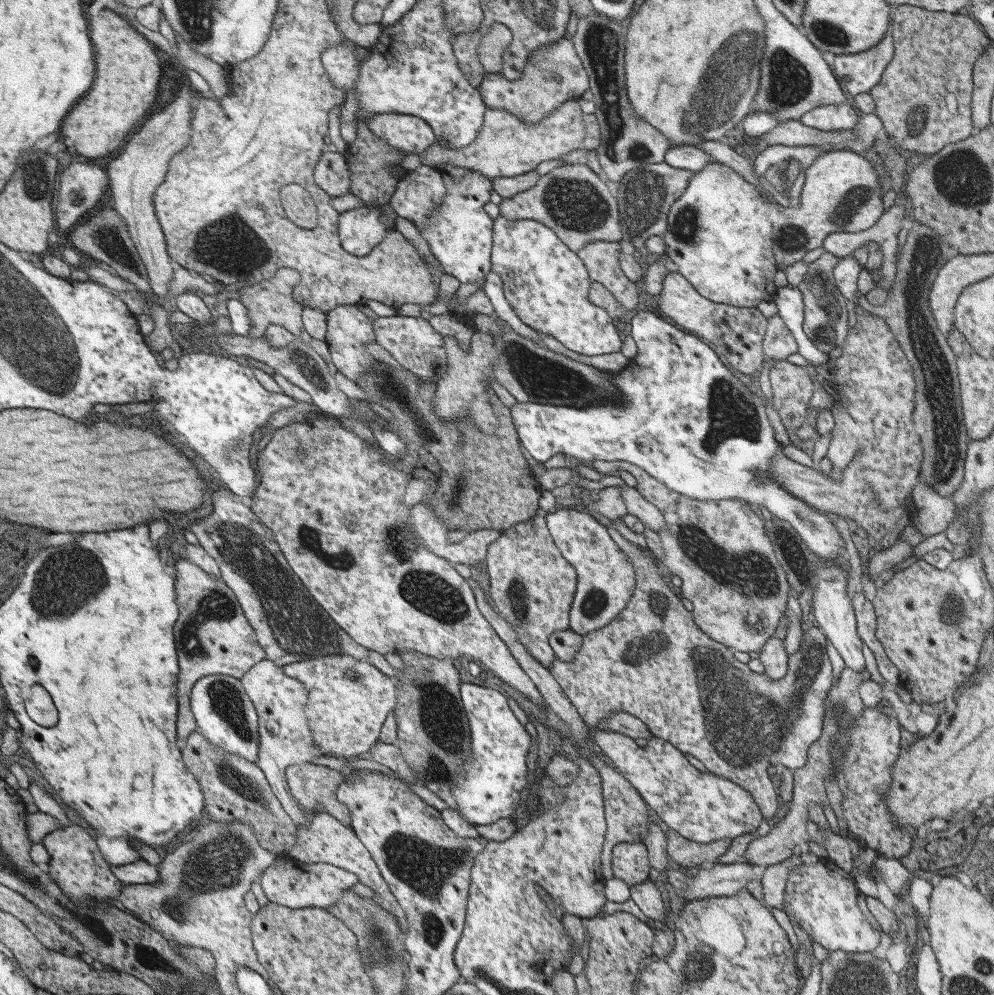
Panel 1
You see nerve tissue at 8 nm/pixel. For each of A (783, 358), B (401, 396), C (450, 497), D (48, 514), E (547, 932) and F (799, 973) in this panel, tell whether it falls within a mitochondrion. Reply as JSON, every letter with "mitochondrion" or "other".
{"A":"other","B":"mitochondrion","C":"mitochondrion","D":"other","E":"other","F":"other"}

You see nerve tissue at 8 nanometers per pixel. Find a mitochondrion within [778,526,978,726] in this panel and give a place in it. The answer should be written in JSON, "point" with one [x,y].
{"point":[964,626]}

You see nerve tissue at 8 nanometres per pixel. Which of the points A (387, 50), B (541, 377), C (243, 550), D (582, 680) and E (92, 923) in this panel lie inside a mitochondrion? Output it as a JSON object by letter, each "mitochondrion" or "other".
{"A":"other","B":"mitochondrion","C":"mitochondrion","D":"other","E":"other"}

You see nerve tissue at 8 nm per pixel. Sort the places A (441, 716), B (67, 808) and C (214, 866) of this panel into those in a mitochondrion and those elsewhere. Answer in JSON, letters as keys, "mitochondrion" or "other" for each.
{"A":"mitochondrion","B":"other","C":"mitochondrion"}

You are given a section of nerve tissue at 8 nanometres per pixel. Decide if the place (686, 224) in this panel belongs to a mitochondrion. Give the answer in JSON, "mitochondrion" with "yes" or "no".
{"mitochondrion":"yes"}

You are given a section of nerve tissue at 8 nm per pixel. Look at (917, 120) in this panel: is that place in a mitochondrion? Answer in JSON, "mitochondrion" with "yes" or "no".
{"mitochondrion":"yes"}

